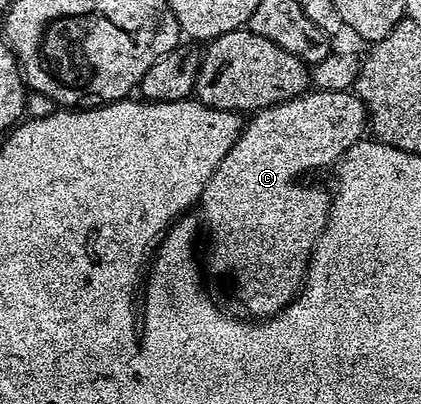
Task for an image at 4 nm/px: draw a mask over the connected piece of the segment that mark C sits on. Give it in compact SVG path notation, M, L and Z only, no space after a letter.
M310 89L308 92L301 94L298 98L292 98L286 102L280 102L274 106L266 106L265 109L256 111L253 118L244 123L241 127L241 135L235 140L231 152L223 156L219 168L211 176L211 180L205 185L205 190L201 193L199 210L205 213L205 222L209 225L209 242L215 249L221 250L221 258L229 262L229 274L233 277L233 286L237 289L237 302L246 310L244 313L253 320L264 320L273 317L284 306L289 305L298 294L305 280L305 273L309 267L309 258L313 255L313 250L317 247L317 241L322 232L325 231L325 225L329 219L329 208L331 205L331 194L328 189L325 190L308 190L305 186L296 186L293 181L300 174L305 174L308 170L321 170L324 166L332 167L341 161L341 157L351 150L356 142L362 141L363 135L367 130L367 115L365 105L361 103L356 93L345 91L327 91Z

